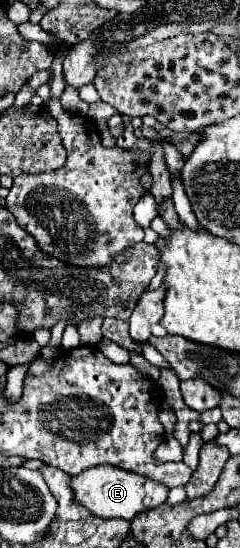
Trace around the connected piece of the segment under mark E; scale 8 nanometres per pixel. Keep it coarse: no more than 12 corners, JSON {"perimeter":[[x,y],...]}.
{"perimeter":[[110,464],[72,476],[74,502],[132,520],[168,488]]}

